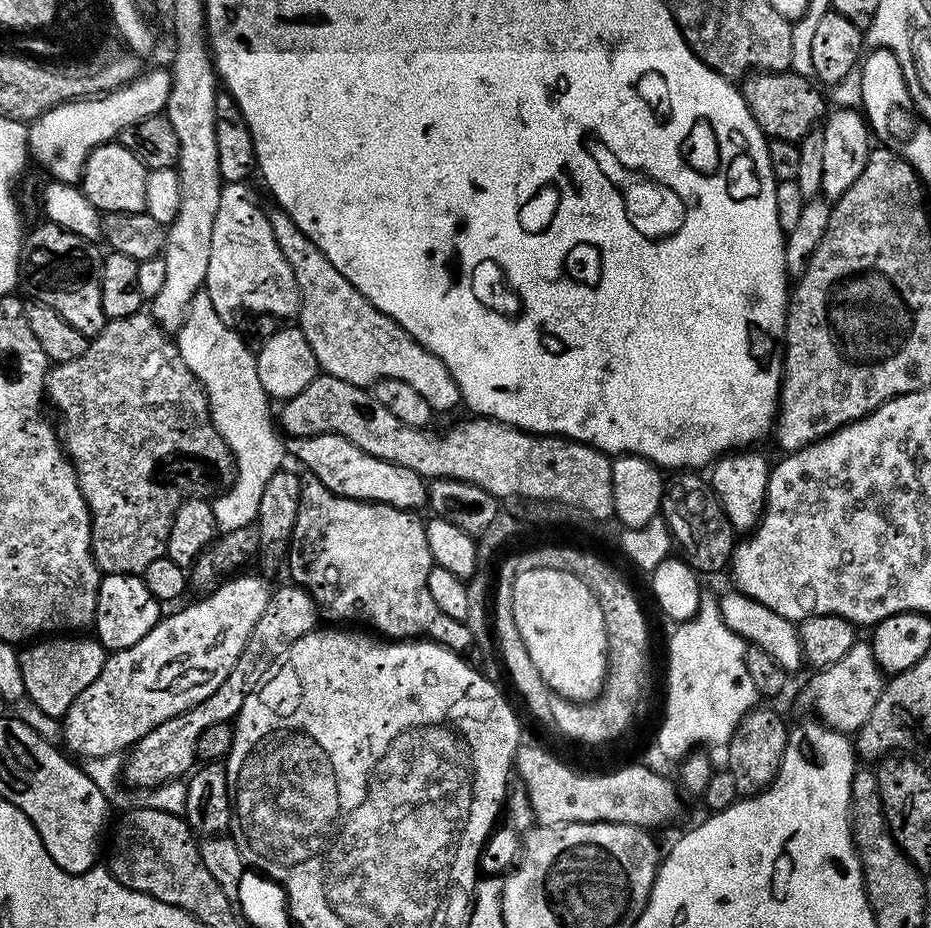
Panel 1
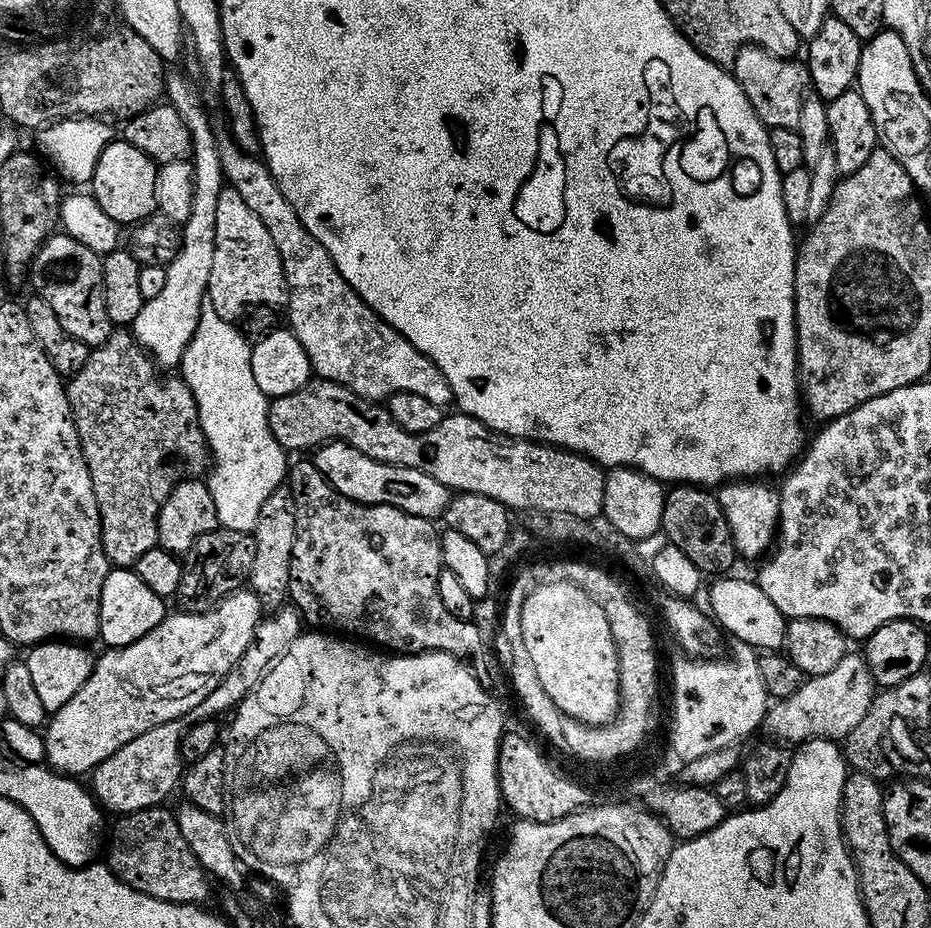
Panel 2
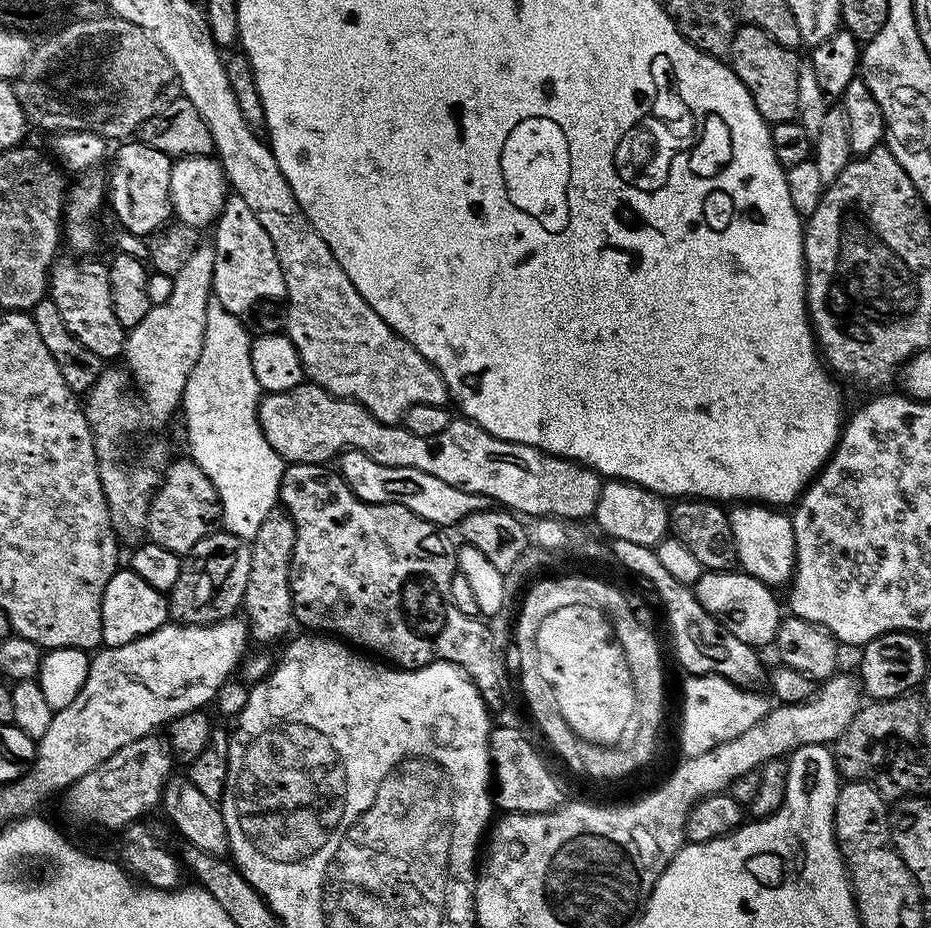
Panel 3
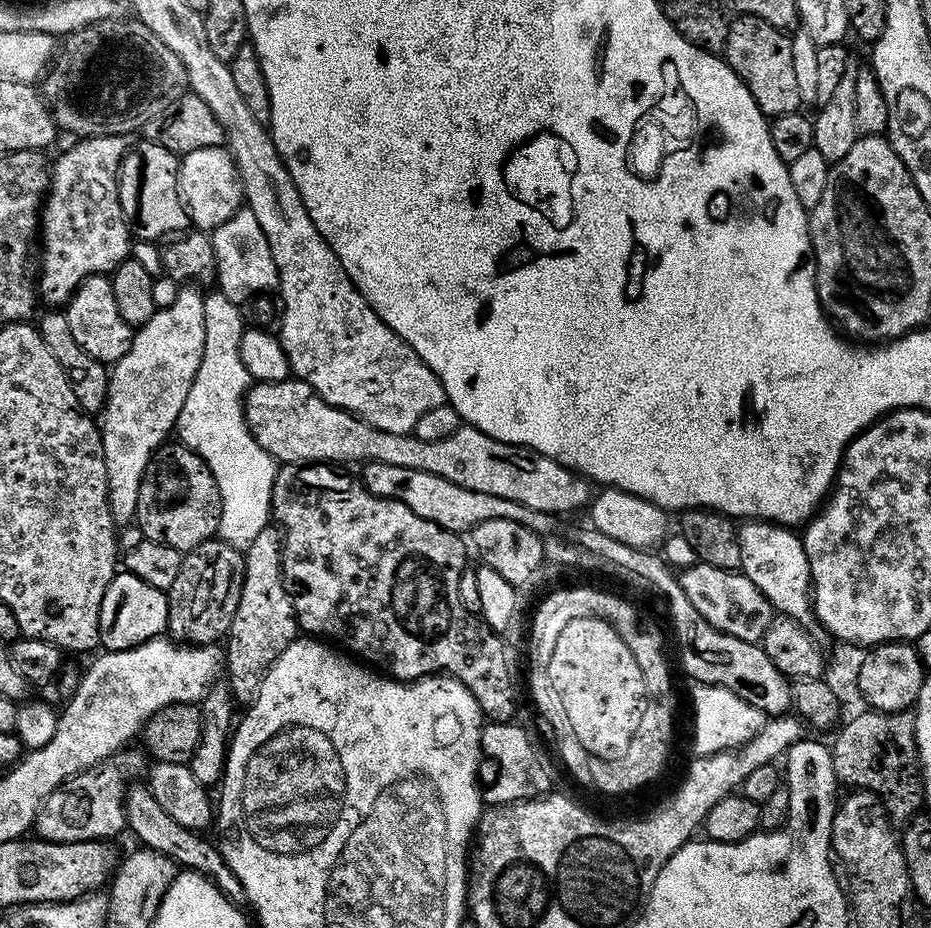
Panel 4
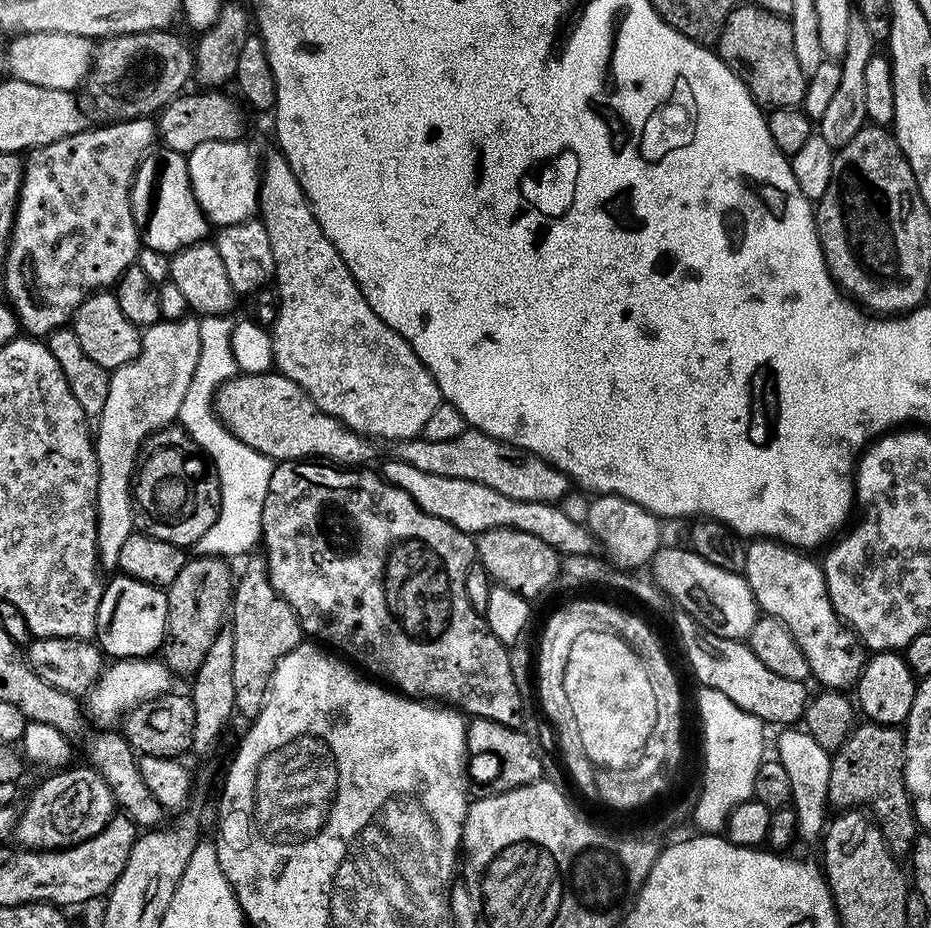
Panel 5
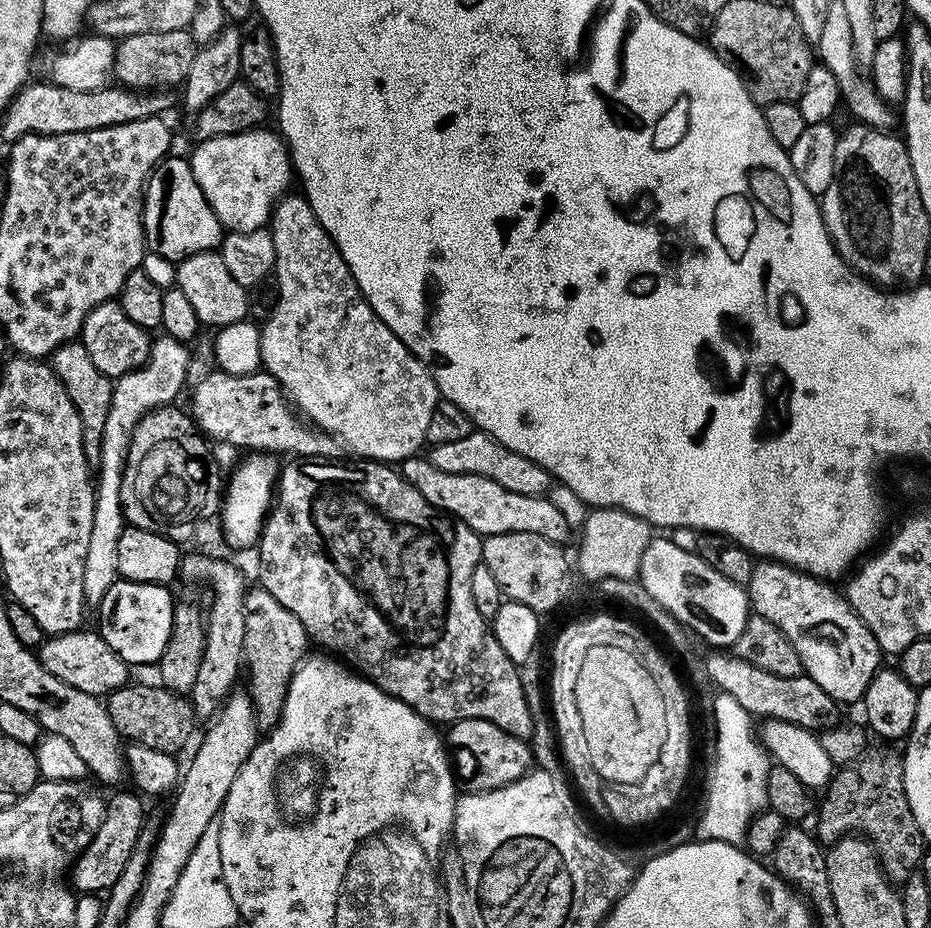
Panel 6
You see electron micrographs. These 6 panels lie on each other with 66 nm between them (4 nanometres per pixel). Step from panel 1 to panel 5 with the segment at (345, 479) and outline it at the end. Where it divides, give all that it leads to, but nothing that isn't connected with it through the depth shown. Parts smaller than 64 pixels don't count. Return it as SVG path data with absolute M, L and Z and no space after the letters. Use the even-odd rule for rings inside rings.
M389 458L382 467L382 475L398 490L406 490L414 502L426 514L434 514L434 518L442 518L442 522L450 522L450 526L458 526L458 530L469 534L479 534L495 528L513 528L526 530L526 534L534 534L534 538L542 538L546 546L550 546L561 557L572 555L590 555L597 547L595 536L588 529L587 523L575 520L563 512L560 504L546 502L522 502L518 498L506 498L506 494L498 494L498 490L490 490L490 486L482 486L482 482L470 482L466 478L442 478L442 474L426 474L426 470L418 470L410 466L410 462L402 462Z

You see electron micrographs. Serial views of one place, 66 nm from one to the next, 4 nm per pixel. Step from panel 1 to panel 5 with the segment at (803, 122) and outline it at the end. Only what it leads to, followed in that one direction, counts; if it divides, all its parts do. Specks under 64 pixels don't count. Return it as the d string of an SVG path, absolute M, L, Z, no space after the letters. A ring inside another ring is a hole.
M750 2L741 3L726 18L720 31L720 39L716 41L714 48L724 65L748 87L748 93L761 109L794 108L803 105L808 77L802 74L802 66L798 66L798 57L794 54L794 30L789 17L779 16Z

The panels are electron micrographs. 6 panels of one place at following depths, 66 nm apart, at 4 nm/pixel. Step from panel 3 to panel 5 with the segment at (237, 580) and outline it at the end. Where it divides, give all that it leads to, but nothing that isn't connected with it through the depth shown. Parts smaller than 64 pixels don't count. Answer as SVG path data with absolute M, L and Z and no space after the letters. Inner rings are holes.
M196 554L185 559L178 578L167 588L168 613L162 645L162 659L177 677L191 677L202 666L202 658L210 650L214 638L222 630L230 612L234 591L234 572L228 569L229 561L218 556Z

